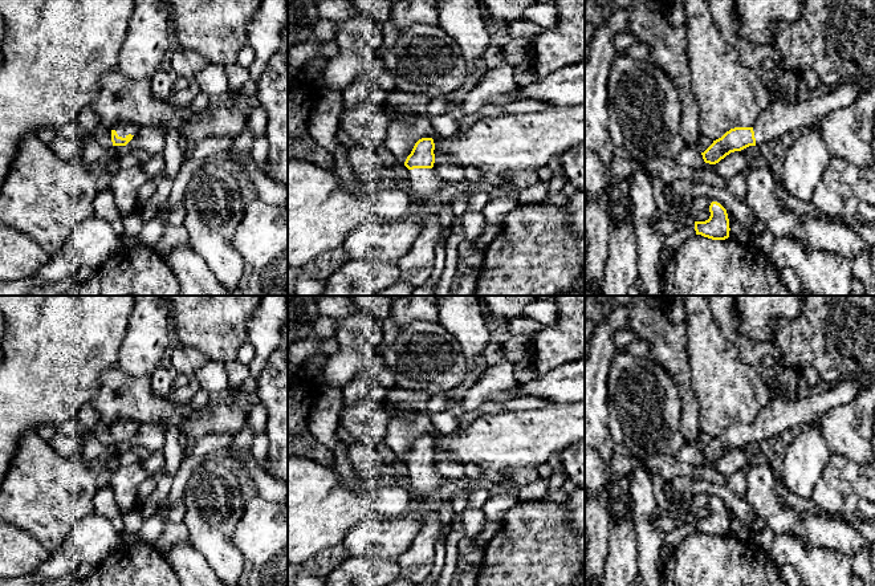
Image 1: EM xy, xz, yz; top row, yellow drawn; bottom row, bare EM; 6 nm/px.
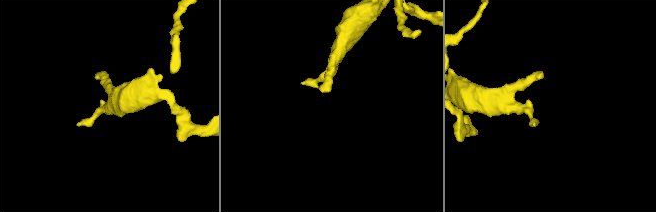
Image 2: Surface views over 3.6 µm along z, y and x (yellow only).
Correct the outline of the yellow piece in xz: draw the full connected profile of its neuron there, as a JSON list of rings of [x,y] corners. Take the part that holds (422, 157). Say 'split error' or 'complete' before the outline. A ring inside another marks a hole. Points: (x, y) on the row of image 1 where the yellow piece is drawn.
split error; [[[422,138],[415,143],[404,162],[404,166],[408,168],[406,183],[411,195],[422,200],[416,208],[420,212],[427,212],[440,200],[440,188],[444,183],[434,170],[434,150],[434,139]]]

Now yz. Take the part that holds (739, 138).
split error; [[[839,84],[790,106],[773,103],[762,111],[753,127],[734,127],[713,141],[701,152],[703,159],[705,163],[716,164],[730,152],[776,141],[785,133],[797,134],[829,113],[852,105],[862,94],[860,84]]]

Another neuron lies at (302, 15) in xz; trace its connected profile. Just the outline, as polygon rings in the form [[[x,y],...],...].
[[[288,0],[288,48],[310,40],[318,20],[317,1]]]

